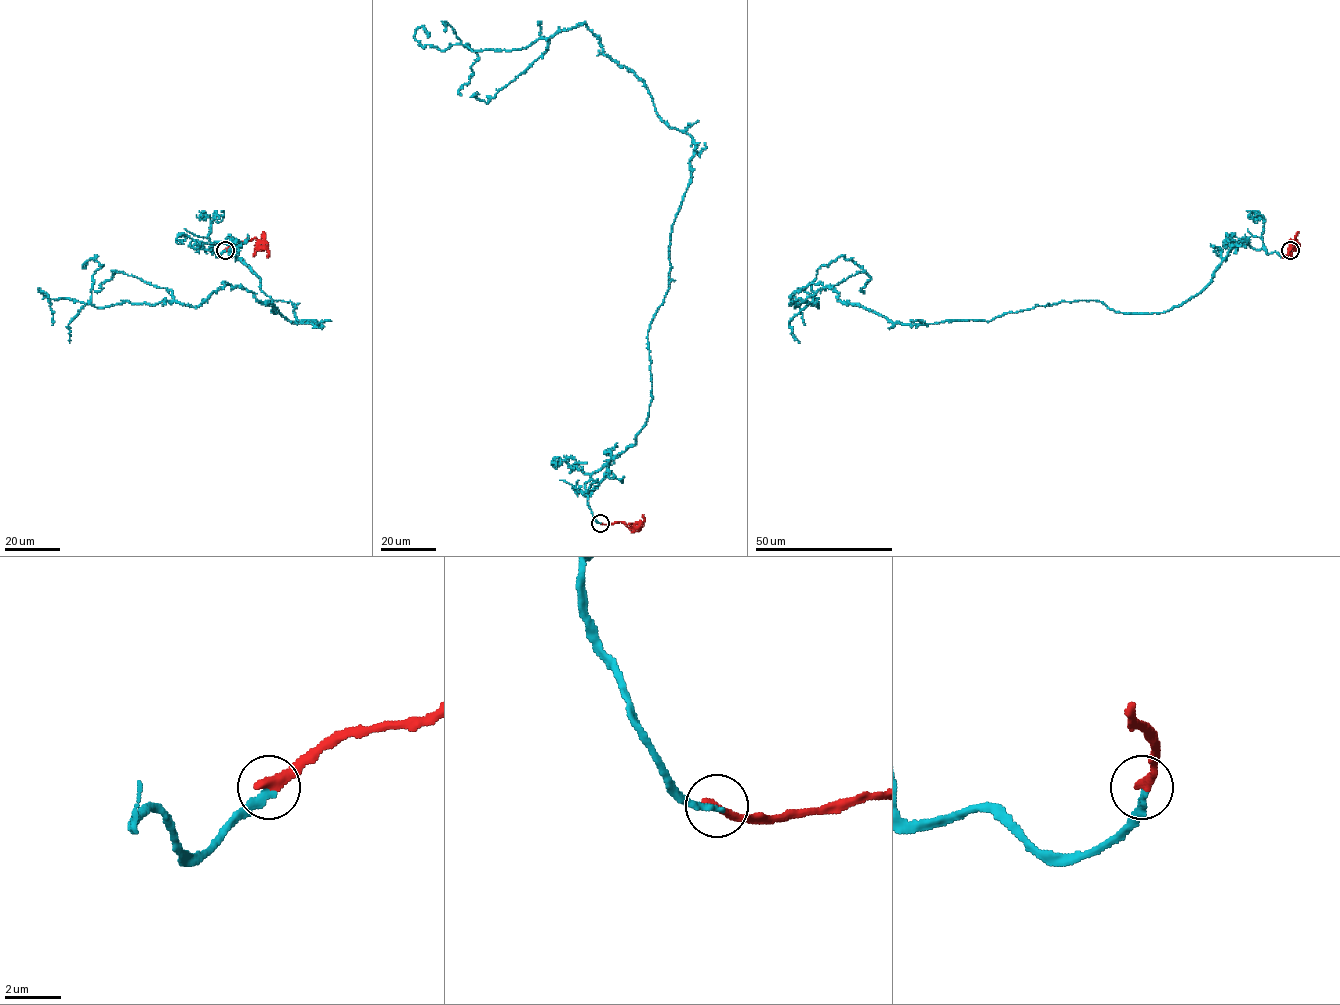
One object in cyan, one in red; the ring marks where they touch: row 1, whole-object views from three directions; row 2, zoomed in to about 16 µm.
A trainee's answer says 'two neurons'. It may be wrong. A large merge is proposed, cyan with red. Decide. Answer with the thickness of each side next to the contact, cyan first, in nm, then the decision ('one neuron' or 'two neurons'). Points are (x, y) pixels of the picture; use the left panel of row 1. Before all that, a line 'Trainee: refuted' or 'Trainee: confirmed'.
Trainee: refuted
260/360 nm | one neuron

